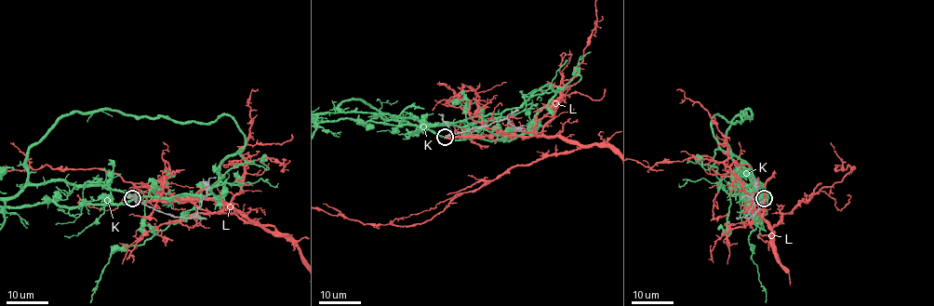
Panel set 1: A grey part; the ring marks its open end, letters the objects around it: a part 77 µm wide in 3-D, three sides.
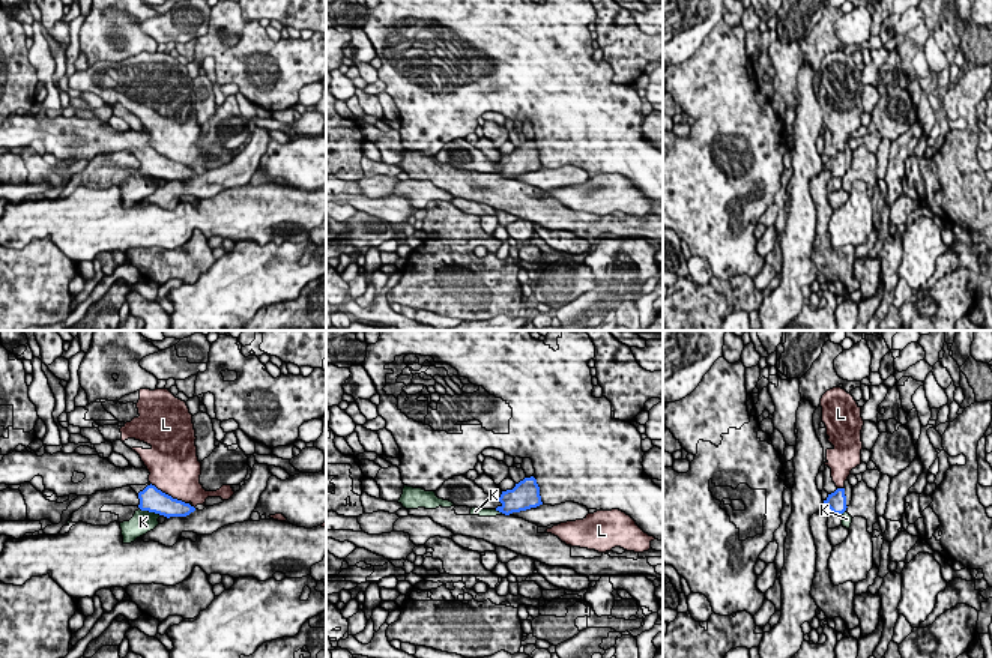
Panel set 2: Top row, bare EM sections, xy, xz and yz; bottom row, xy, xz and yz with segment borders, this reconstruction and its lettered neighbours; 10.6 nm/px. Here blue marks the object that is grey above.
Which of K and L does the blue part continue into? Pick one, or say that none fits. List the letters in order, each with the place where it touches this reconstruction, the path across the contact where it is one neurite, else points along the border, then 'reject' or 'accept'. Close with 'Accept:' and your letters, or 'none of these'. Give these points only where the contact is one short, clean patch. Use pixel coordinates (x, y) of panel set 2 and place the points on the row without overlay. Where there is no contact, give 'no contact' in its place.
K: meets blue in xy at (151, 175); border along xy (140, 172), (160, 179); reject
L: meets blue in xy at (170, 159); border along xy (151, 146), (188, 167); reject
Accept: none of these

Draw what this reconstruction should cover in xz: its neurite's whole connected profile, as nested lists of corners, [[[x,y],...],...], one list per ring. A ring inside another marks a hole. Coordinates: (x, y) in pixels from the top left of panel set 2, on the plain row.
[[[534,140],[525,141],[513,153],[502,155],[498,162],[502,168],[496,174],[510,179],[513,176],[526,174],[543,168],[540,150]]]

